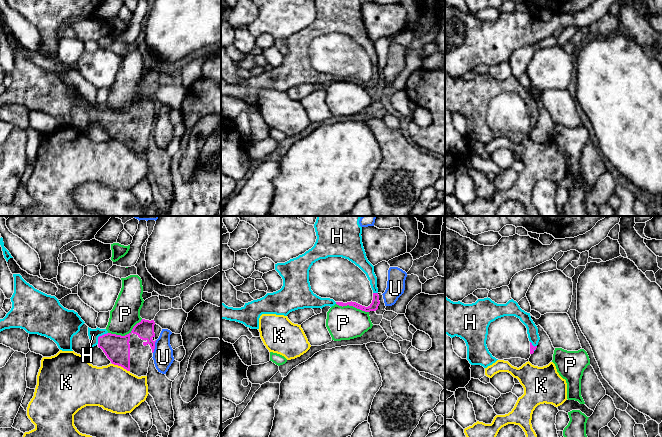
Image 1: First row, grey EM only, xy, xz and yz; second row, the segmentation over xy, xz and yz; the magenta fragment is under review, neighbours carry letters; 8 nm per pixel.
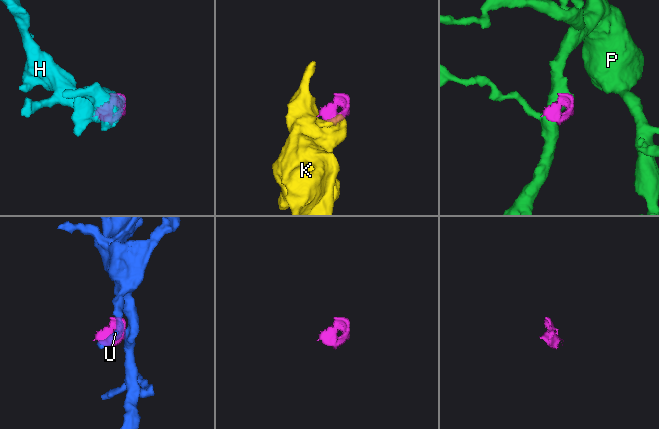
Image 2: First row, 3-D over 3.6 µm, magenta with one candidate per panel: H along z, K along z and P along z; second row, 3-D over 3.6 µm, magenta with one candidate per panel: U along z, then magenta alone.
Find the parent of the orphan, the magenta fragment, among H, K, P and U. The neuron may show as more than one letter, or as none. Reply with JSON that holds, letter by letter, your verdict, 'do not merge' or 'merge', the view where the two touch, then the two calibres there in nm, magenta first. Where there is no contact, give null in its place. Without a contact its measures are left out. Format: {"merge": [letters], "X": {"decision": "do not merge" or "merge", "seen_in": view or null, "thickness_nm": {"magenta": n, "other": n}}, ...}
{"merge": ["H"], "H": {"decision": "merge", "seen_in": "xy", "thickness_nm": {"magenta": 200, "other": 90}}, "K": {"decision": "do not merge", "seen_in": "xy", "thickness_nm": {"magenta": 200, "other": 360}}, "P": {"decision": "do not merge", "seen_in": "xy", "thickness_nm": {"magenta": 200, "other": 220}}, "U": {"decision": "do not merge", "seen_in": "xy", "thickness_nm": {"magenta": 140, "other": 160}}}

